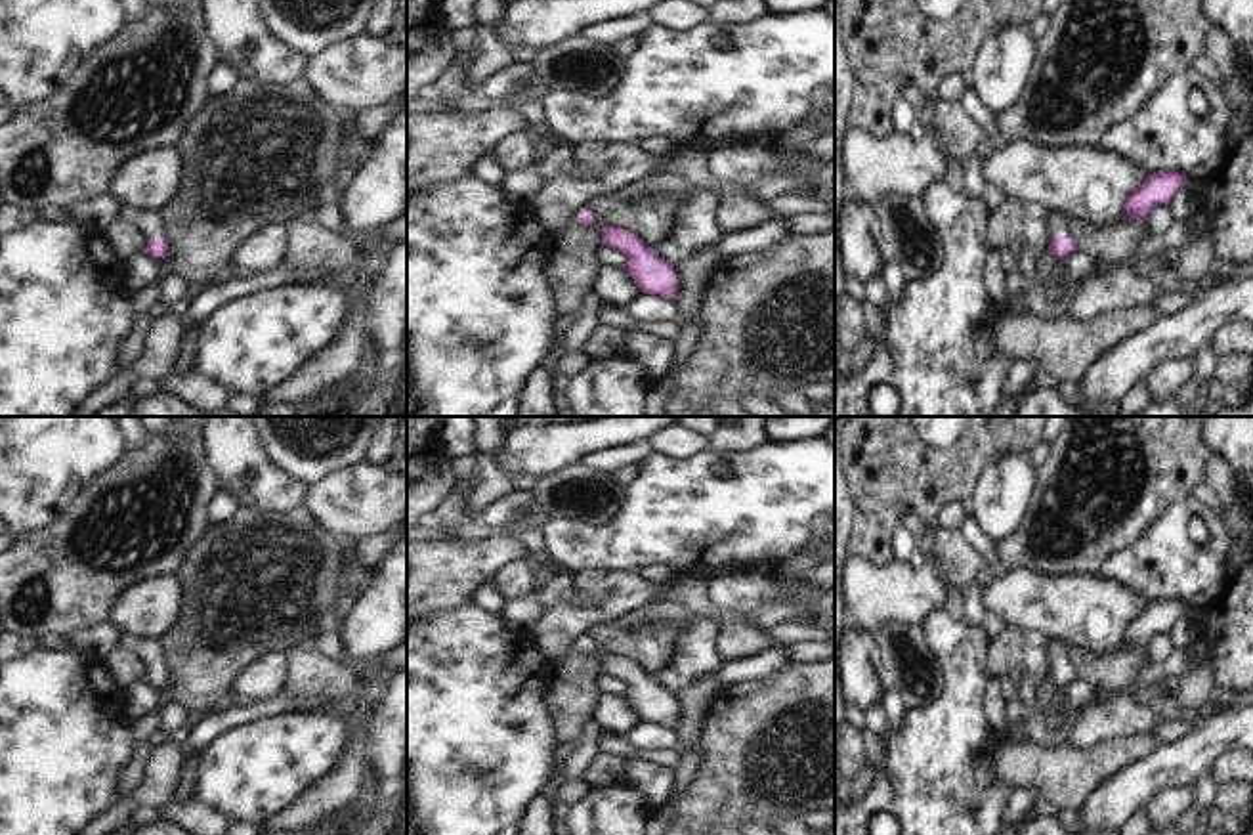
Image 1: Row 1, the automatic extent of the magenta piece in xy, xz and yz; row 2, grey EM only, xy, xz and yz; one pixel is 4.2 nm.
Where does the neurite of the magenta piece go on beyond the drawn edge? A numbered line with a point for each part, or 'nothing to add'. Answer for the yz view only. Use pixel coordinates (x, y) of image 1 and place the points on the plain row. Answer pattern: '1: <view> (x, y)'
1: yz (1057, 650)

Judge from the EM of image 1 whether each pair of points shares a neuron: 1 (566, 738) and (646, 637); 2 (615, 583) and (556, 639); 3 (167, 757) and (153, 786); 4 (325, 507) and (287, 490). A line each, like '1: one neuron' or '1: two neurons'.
1: one neuron
2: one neuron
3: one neuron
4: two neurons

